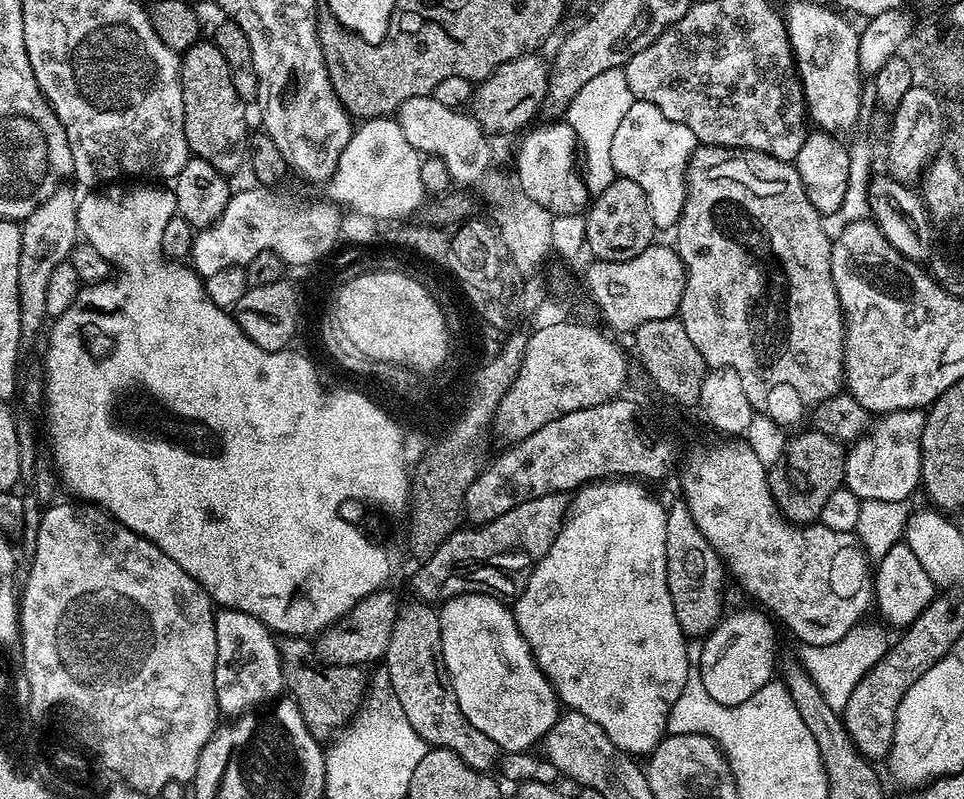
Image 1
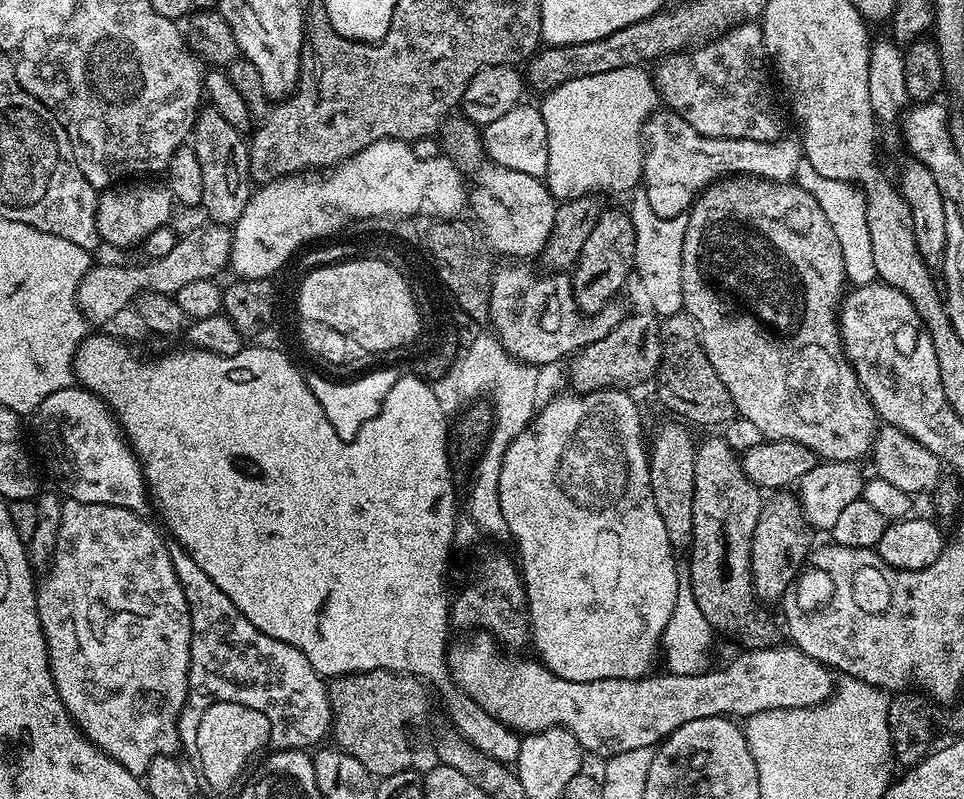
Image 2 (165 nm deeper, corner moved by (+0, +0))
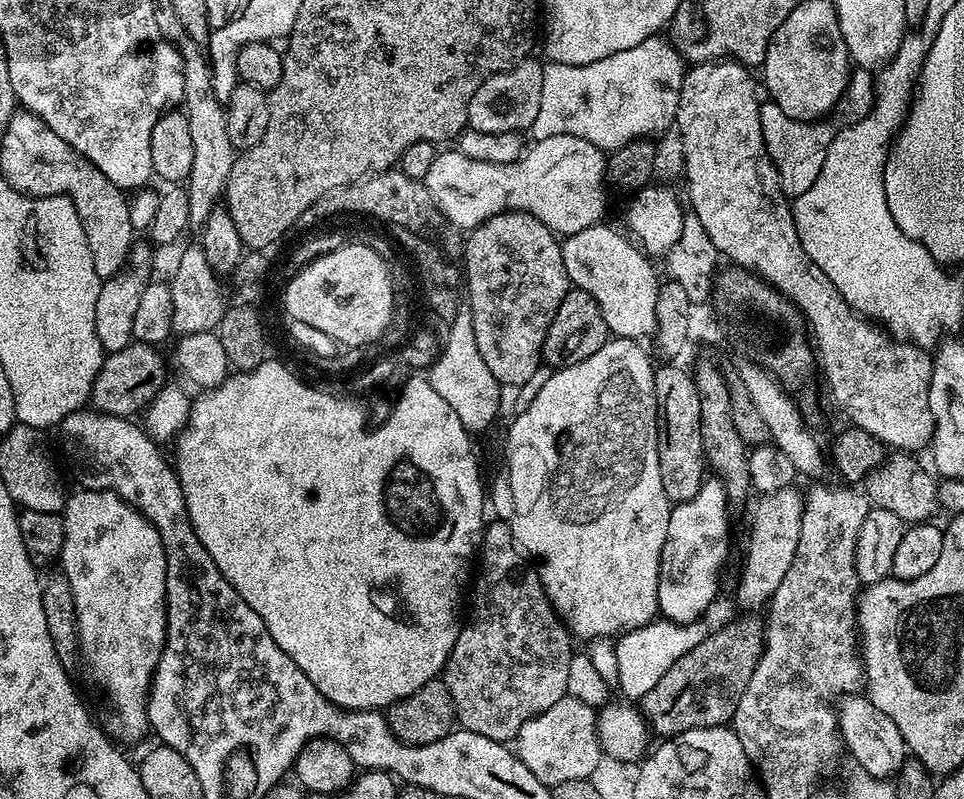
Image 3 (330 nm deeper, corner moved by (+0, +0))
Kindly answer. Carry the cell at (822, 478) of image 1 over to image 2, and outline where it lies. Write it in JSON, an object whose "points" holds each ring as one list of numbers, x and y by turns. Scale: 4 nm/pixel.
{"points":[[780,490,772,496,763,501,762,507,760,509,760,517,758,518,758,526,754,526,754,538,752,539,752,549,750,550,750,566,752,567,752,585,756,591,756,599,760,602,768,602,764,600,776,600,776,602,783,601,784,596,788,593,788,589,792,587,796,582,796,577,800,575,804,570,805,564,808,563,809,556,812,555,812,549,814,547,814,541,812,541,812,535,814,535,814,529,811,524,809,524,806,514,804,513,804,507,801,506,799,499,795,495,790,494,791,491]]}

